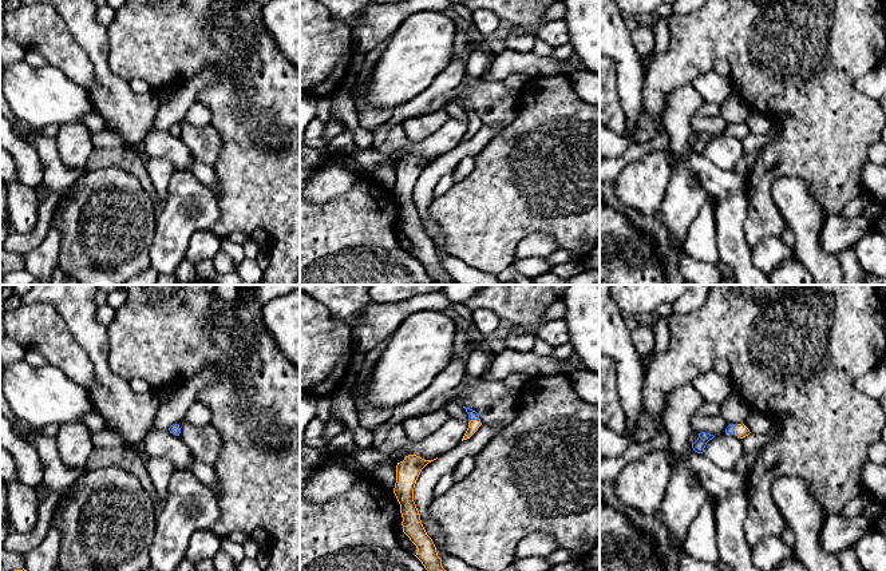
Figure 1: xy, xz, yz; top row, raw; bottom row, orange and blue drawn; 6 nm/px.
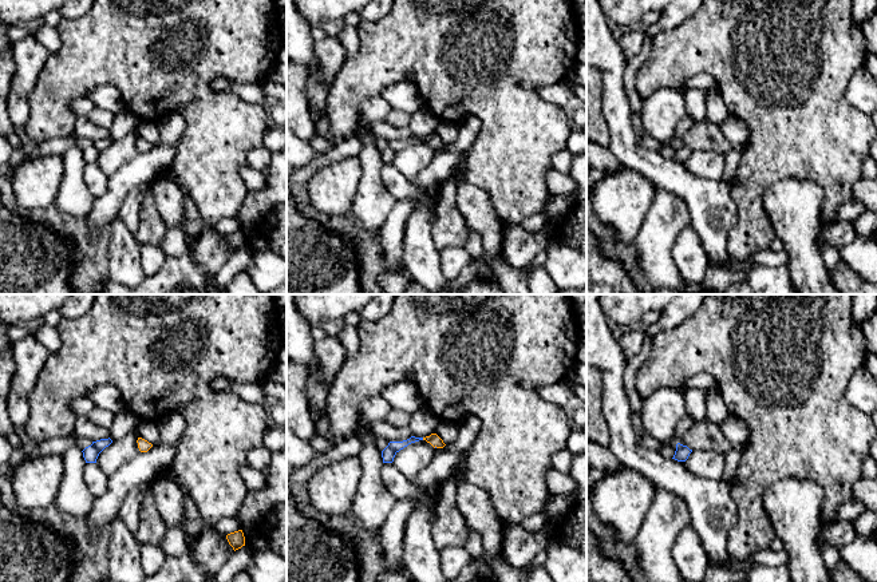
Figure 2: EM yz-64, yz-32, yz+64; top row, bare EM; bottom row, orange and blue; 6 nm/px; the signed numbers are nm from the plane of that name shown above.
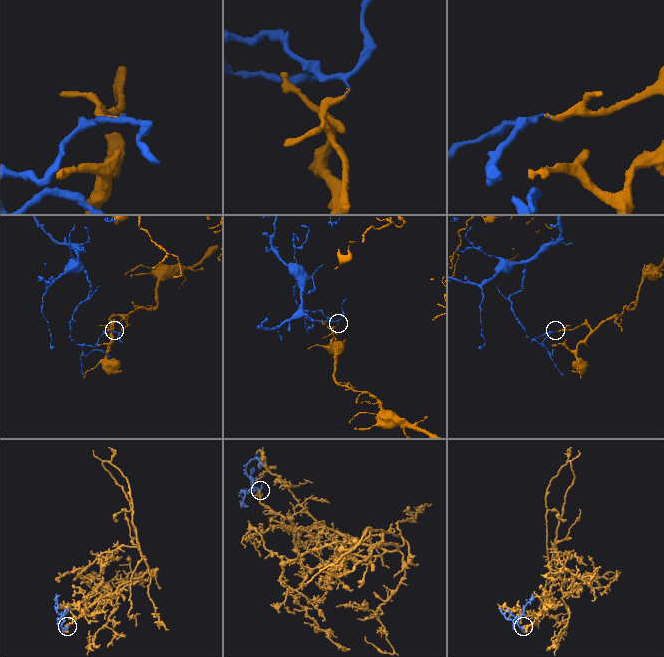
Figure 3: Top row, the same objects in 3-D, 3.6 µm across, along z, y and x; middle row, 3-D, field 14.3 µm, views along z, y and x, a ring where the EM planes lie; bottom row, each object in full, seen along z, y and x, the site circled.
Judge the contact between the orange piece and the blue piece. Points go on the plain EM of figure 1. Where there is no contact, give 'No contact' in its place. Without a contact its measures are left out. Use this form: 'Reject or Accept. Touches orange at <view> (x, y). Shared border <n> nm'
Reject. Touches orange at xz (474, 121). Shared border 70 nm

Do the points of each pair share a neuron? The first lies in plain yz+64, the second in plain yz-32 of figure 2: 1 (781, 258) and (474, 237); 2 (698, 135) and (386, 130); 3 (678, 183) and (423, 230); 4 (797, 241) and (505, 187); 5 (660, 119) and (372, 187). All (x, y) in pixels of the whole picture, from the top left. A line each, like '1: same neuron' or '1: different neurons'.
1: different neurons
2: same neuron
3: same neuron
4: different neurons
5: same neuron

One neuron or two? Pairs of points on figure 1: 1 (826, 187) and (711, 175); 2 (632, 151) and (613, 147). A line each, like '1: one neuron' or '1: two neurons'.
1: two neurons
2: two neurons

